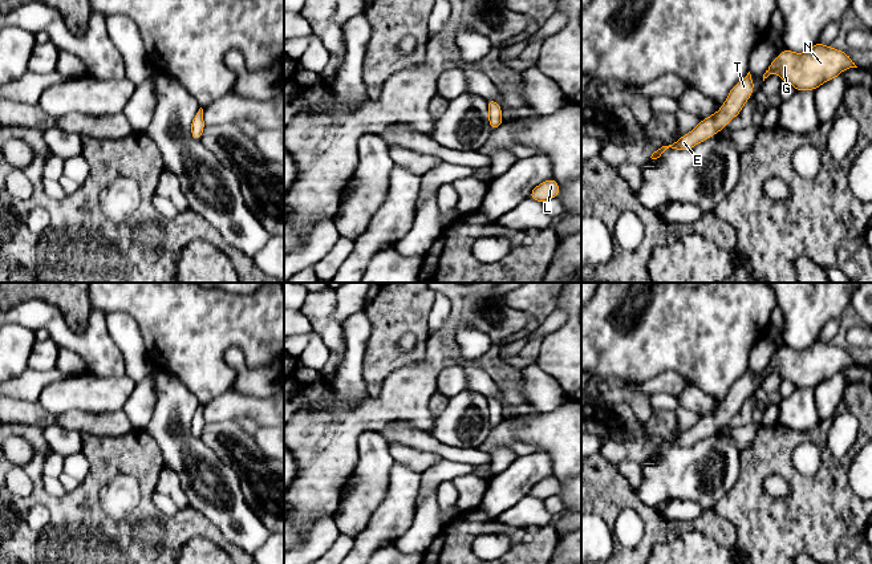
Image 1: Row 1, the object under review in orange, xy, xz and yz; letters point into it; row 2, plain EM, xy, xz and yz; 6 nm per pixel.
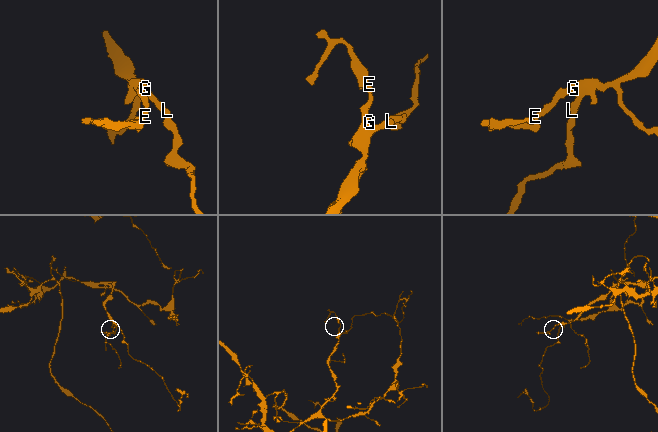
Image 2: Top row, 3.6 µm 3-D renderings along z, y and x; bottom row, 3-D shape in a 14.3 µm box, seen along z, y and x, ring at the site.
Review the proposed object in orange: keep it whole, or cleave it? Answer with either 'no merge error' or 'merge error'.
no merge error

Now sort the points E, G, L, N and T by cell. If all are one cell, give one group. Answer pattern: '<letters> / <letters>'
E G L N T

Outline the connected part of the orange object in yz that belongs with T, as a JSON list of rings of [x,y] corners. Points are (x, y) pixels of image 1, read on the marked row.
[[[749,72],[746,77],[743,77],[738,84],[733,86],[726,101],[717,113],[711,114],[703,121],[699,121],[699,123],[690,133],[682,135],[677,142],[672,145],[662,143],[661,147],[657,149],[650,158],[660,158],[668,149],[689,150],[695,145],[701,143],[702,141],[711,138],[741,113],[753,90],[754,81]]]

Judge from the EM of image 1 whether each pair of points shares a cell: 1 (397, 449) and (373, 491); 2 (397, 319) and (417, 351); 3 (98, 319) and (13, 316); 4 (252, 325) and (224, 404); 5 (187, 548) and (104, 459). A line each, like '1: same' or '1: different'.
1: different
2: same
3: same
4: different
5: same

